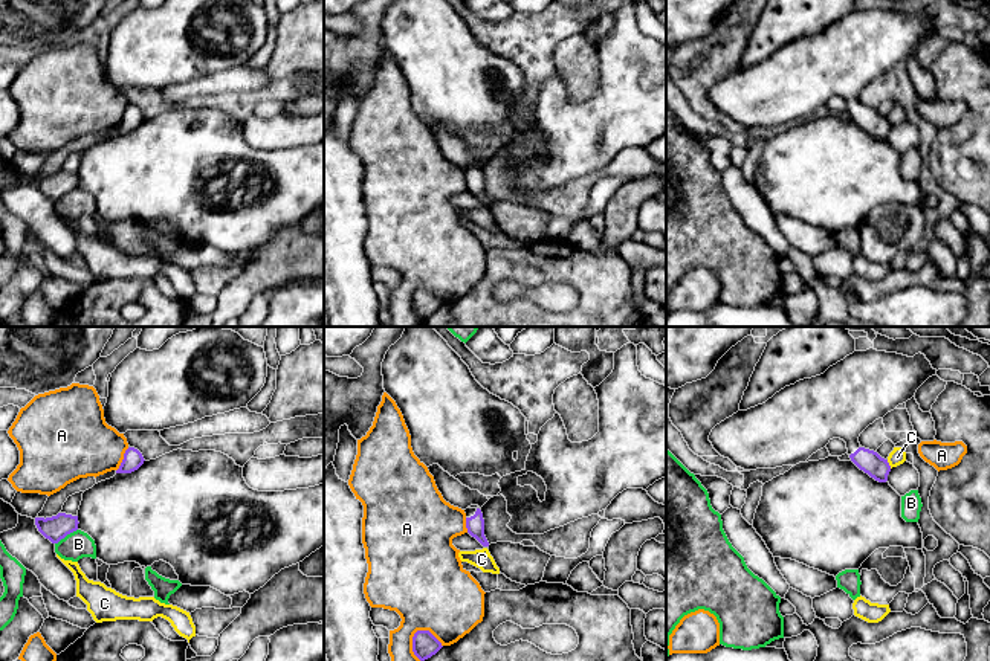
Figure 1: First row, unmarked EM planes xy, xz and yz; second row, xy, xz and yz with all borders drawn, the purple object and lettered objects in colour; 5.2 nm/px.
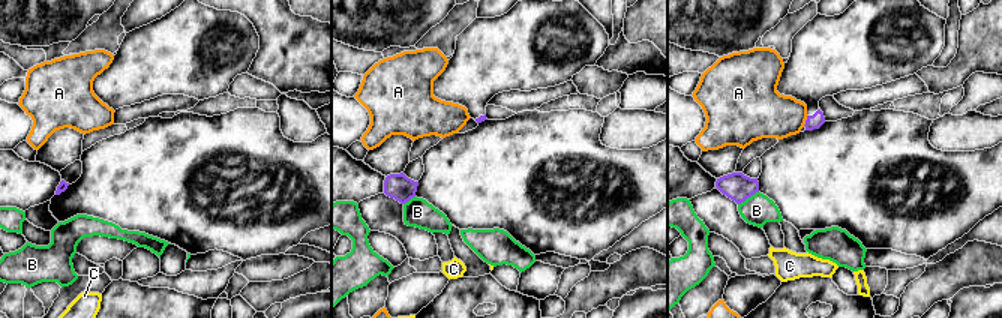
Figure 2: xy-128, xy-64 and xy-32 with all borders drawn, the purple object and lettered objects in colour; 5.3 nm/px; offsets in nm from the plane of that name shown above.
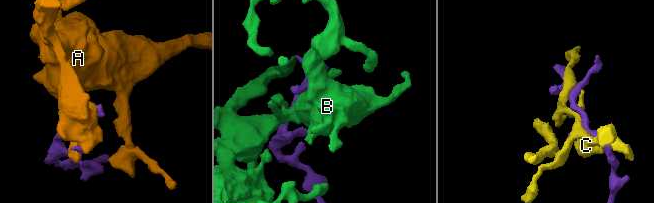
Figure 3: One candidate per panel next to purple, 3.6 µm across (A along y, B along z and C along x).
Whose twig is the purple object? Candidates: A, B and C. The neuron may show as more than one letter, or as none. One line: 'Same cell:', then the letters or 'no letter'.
Same cell: no letter

